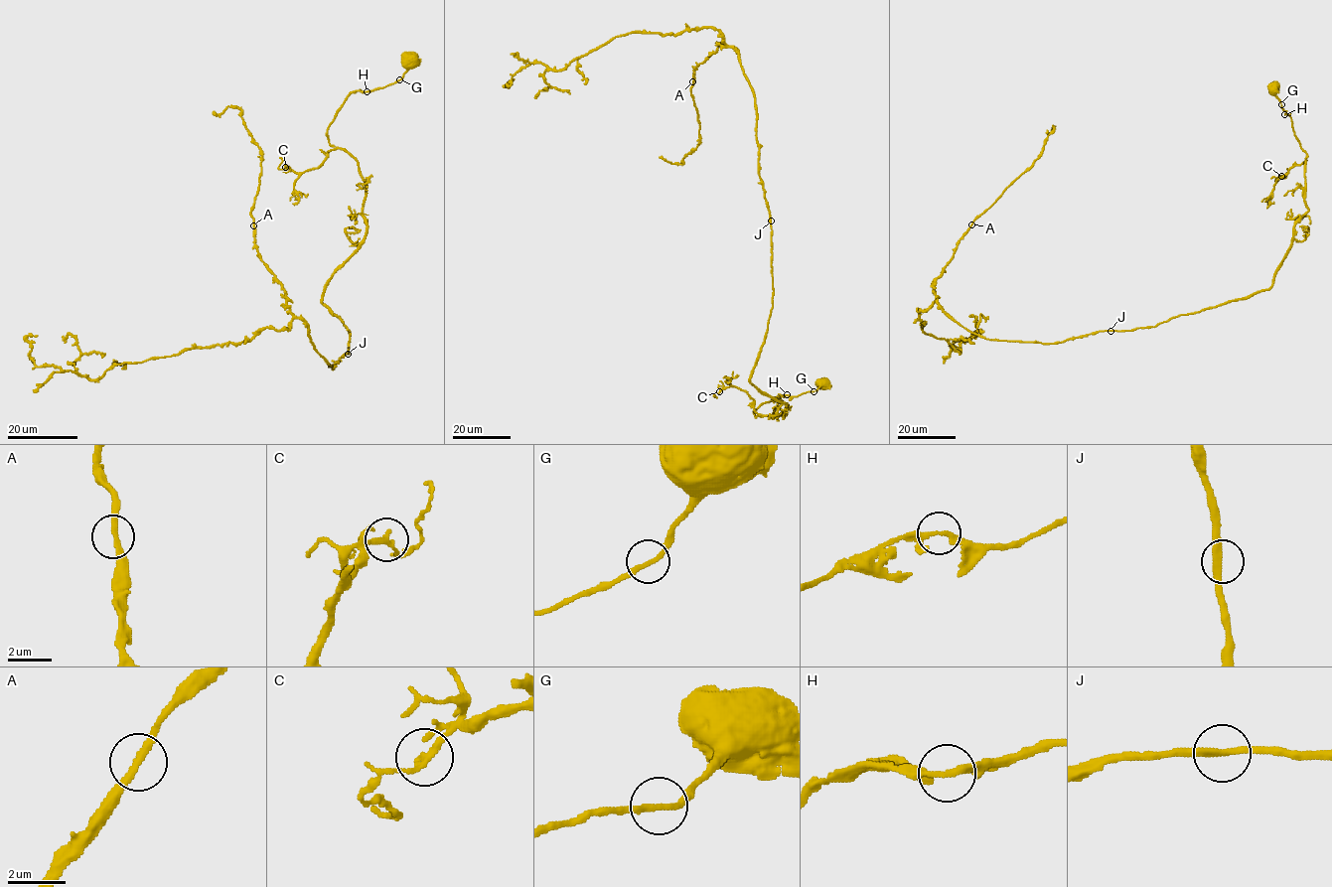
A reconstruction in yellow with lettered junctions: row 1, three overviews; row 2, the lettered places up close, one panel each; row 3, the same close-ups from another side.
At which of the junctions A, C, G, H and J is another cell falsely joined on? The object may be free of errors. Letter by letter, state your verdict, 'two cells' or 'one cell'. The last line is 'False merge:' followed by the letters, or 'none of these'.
A: one cell
C: one cell
G: one cell
H: one cell
J: one cell
False merge: none of these

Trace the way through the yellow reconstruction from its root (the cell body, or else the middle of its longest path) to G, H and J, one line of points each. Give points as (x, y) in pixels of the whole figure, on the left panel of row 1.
G: (408, 59), (406, 71), (399, 79)
H: (408, 59), (406, 71), (399, 79), (367, 91)
J: (408, 59), (395, 82), (353, 91), (327, 130), (366, 190), (366, 238), (322, 299), (349, 331), (348, 354)

